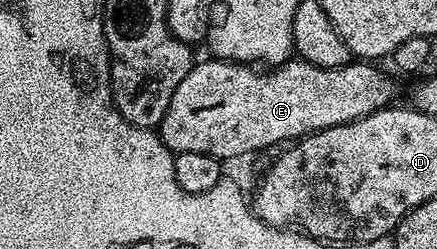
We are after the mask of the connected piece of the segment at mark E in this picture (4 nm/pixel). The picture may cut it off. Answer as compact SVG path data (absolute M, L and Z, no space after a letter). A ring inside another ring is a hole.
M232 60L213 61L217 62L198 61L194 64L191 72L183 76L179 88L175 88L175 96L171 96L171 104L163 116L159 133L165 147L174 155L203 152L222 160L241 158L244 154L253 154L268 146L280 147L300 140L306 134L366 118L376 110L384 110L396 103L393 101L397 98L398 79L392 73L389 75L376 70L373 67L376 65L365 60L350 60L346 66L339 68L319 68L300 60L290 60L272 68L258 68Z

